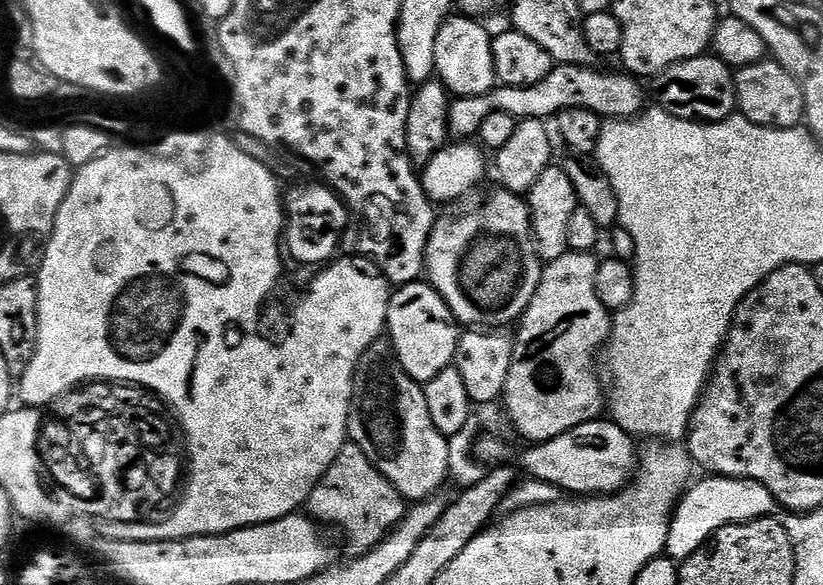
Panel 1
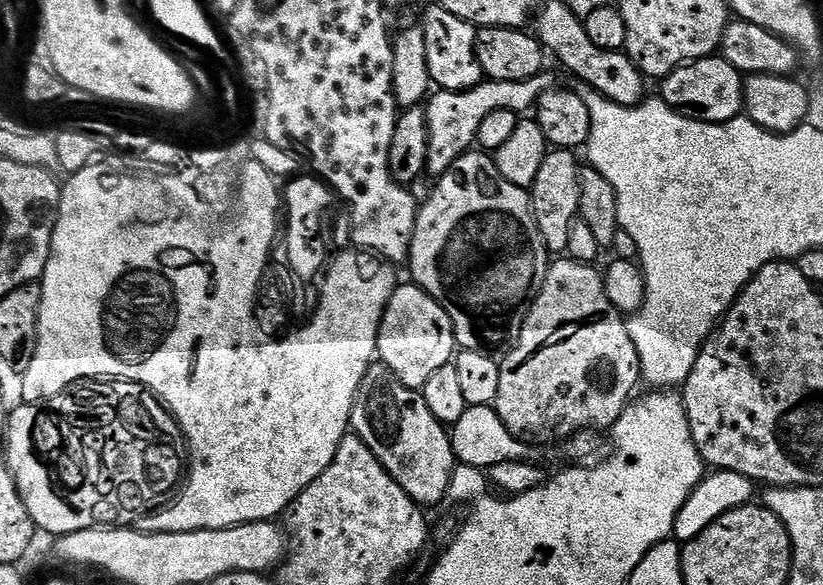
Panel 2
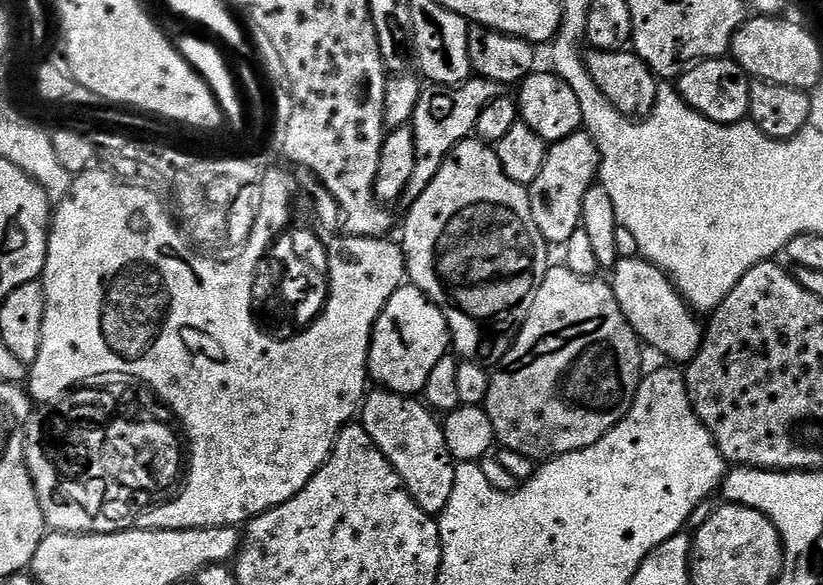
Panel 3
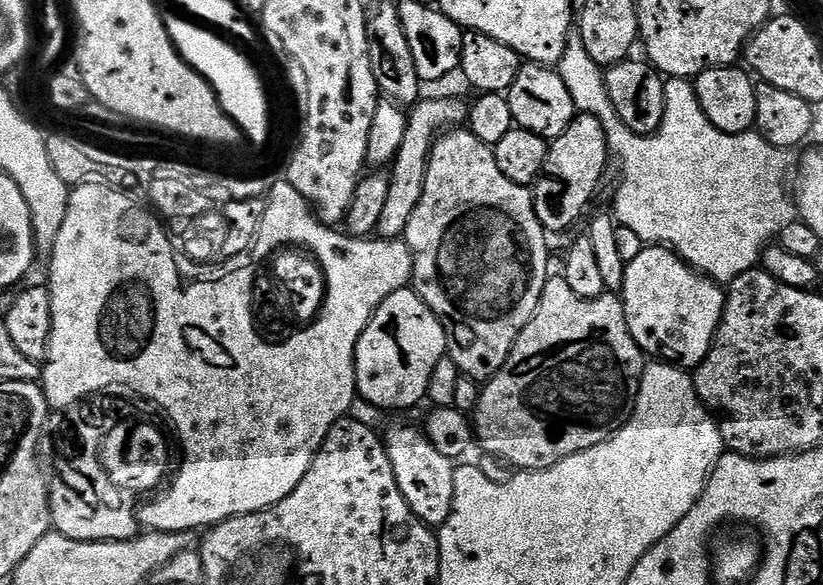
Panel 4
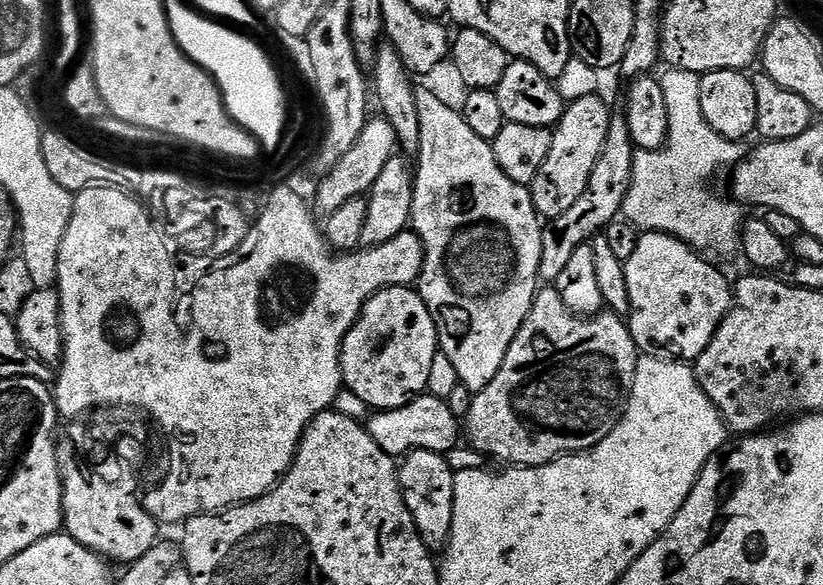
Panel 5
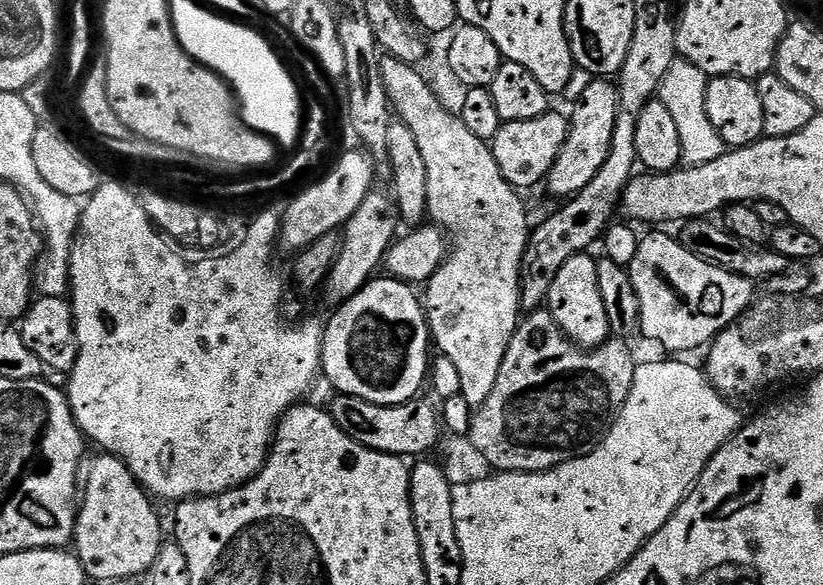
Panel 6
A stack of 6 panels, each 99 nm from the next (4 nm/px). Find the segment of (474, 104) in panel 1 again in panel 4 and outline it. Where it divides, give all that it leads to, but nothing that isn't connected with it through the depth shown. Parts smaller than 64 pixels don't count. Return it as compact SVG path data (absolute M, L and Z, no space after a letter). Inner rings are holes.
M432 96L429 100L421 98L411 105L406 122L406 134L402 137L402 146L398 146L396 157L392 160L388 172L390 191L375 231L379 239L395 240L403 237L406 226L410 222L410 214L414 214L422 198L428 169L428 155L432 152L432 145L435 144L437 135L463 125L468 119L468 110L469 105L463 104L456 96Z

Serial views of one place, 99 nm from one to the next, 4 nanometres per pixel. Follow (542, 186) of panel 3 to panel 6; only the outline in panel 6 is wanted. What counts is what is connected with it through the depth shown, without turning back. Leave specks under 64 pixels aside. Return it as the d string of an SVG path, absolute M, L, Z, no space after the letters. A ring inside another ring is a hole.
M608 78L593 79L571 108L566 146L562 146L546 181L549 194L564 196L563 198L576 196L586 186L590 186L598 170L602 170L602 162L606 162L610 154L610 138L614 138L614 118L618 118L617 85Z

